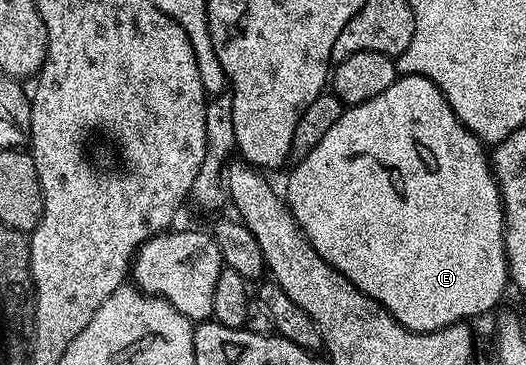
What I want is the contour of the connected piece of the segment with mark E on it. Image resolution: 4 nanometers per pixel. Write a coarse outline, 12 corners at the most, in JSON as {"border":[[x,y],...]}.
{"border":[[419,74],[346,106],[284,198],[415,334],[508,290],[481,138]]}

